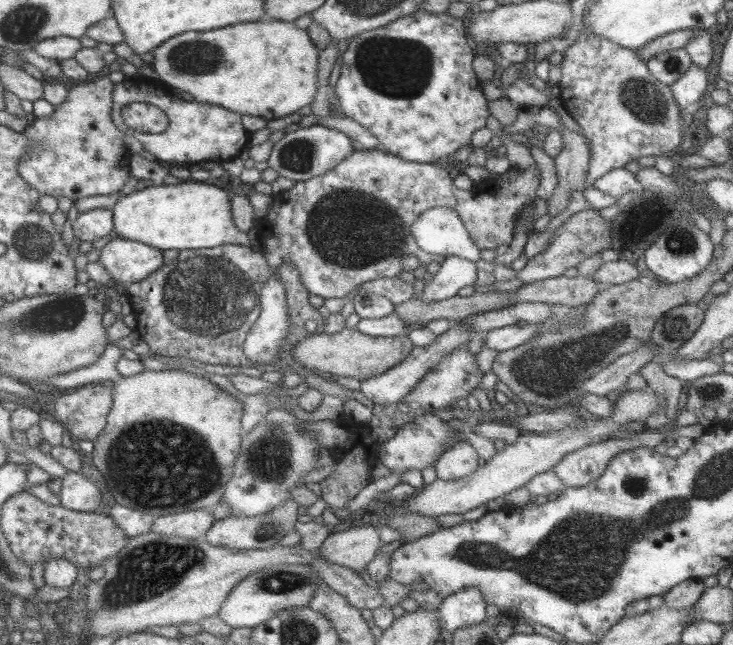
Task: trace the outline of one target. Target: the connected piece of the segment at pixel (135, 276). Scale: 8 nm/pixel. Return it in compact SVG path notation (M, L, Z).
M121 237L109 241L101 250L99 260L105 265L105 268L111 273L114 283L130 284L144 281L151 274L167 264L164 257L164 250L155 246L149 246L144 242L137 242Z

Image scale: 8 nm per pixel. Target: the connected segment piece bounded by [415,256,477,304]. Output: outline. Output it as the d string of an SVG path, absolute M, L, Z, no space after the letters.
M460 256L445 257L431 281L424 284L421 295L415 299L429 304L455 296L459 288L472 286L476 282L476 274L476 264L471 260L465 260Z

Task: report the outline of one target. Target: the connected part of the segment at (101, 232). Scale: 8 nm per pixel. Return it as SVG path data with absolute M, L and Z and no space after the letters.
M96 208L77 216L73 222L74 236L83 242L95 242L109 236L115 228L113 209Z

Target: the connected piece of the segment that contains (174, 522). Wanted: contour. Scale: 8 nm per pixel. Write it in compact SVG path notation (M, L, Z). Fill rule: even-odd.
M199 509L161 516L154 522L152 531L165 536L196 539L206 536L216 521L212 511Z

